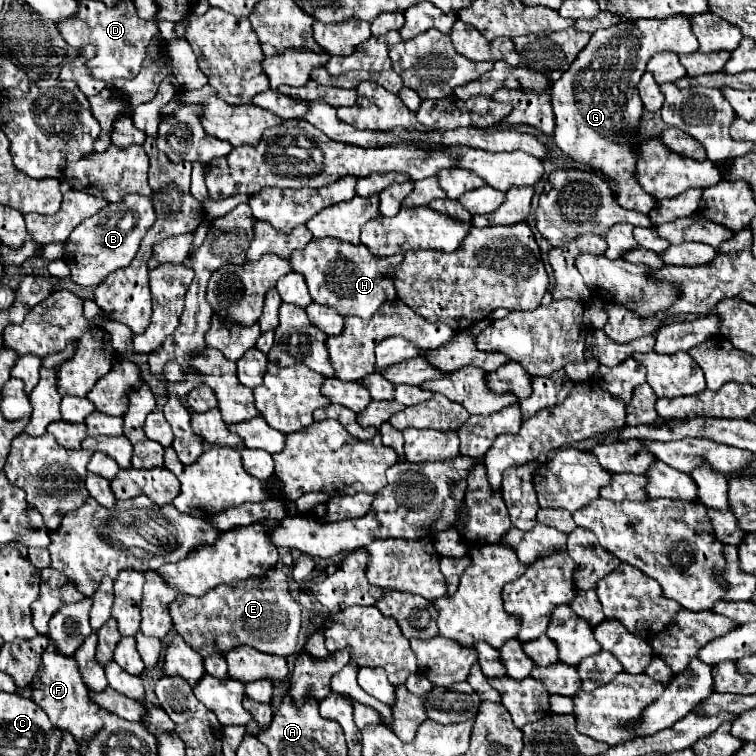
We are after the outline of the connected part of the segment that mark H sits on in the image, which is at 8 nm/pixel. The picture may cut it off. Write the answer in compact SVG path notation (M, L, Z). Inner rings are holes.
M315 238L303 250L295 250L291 254L289 264L291 264L291 268L295 272L299 272L299 274L305 276L307 286L309 286L309 294L311 294L313 302L323 304L323 306L331 306L331 308L335 308L345 318L347 316L357 316L357 318L369 320L385 302L397 298L397 290L395 290L393 278L387 276L387 272L391 268L397 268L397 266L403 264L403 254L395 254L393 258L377 258L363 244L341 242L337 238Z

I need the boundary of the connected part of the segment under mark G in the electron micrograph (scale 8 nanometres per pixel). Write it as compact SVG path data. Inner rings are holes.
M677 14L665 20L627 20L627 22L609 26L605 30L597 30L591 36L589 44L581 50L581 54L577 54L577 58L573 60L573 66L567 72L563 72L559 82L551 84L551 104L555 112L555 132L553 132L555 144L573 162L609 176L615 182L617 204L629 210L637 210L641 214L649 214L649 210L655 204L655 198L647 194L637 182L637 158L641 154L639 150L641 138L637 130L643 116L641 98L637 94L637 82L645 72L647 60L653 54L663 50L675 52L675 54L689 54L699 50L699 42L693 34L689 16Z

